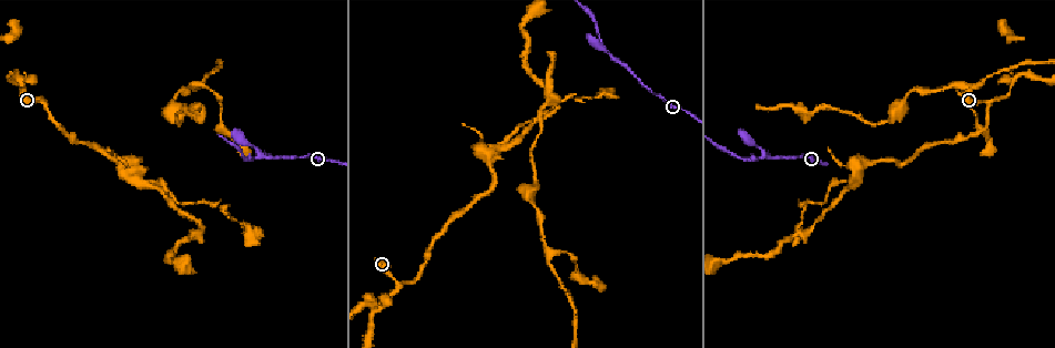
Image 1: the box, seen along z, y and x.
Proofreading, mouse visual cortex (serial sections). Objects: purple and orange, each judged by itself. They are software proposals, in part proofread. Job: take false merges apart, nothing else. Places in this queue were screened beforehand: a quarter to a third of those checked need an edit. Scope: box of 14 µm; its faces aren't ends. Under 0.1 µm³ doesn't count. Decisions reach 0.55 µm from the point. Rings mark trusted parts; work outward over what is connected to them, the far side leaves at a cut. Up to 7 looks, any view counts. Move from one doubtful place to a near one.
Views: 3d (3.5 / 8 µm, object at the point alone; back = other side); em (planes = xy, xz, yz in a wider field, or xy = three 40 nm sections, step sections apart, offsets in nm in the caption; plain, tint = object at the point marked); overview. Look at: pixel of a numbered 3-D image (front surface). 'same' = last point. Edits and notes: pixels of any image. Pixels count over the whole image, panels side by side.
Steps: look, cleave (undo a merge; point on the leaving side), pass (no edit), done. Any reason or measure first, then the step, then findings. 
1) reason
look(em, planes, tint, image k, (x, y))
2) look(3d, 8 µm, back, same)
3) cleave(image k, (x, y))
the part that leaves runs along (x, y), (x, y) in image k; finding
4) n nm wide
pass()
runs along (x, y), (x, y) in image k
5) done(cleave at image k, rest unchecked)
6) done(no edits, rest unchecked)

branch point
look(3d, 3.5 µm, image 1, (259, 158))

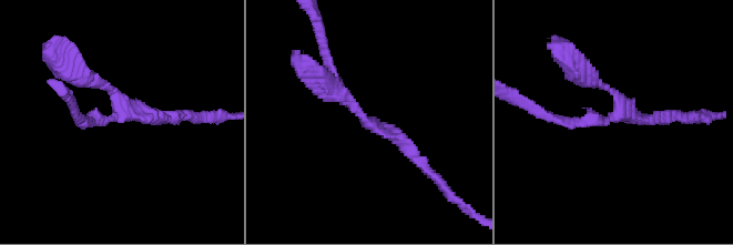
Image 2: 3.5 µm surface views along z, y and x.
3 arms; arms of 150, 150, 150 nm; need the tissue
look(em, xy, step 2, tint, image 2, (623, 115))

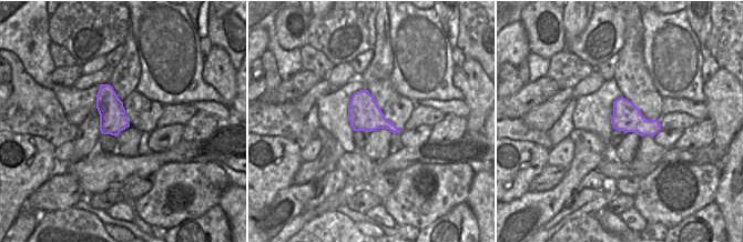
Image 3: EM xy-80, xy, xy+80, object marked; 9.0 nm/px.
pass()
runs along (427, 171), (328, 85) in image 2; one cell here

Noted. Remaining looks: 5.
a narrow waist
look(3d, 8 µm, back, image 1, (398, 283))

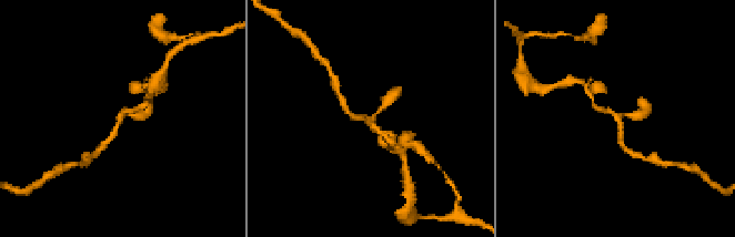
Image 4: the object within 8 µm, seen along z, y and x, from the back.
3 arms; arms of 150, 200, 350 nm; now the EM
look(em, xy, step 3, tint, image 4, (121, 119))

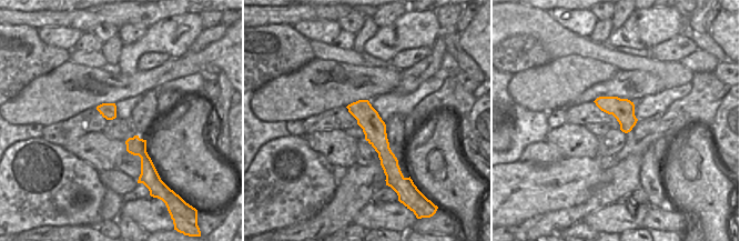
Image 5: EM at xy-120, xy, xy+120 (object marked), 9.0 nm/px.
pass()
runs along (351, 107), (375, 130), (389, 177) in image 5; one cell here

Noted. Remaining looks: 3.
abrupt turn
look(3d, 3.5 µm, image 1, (371, 313))

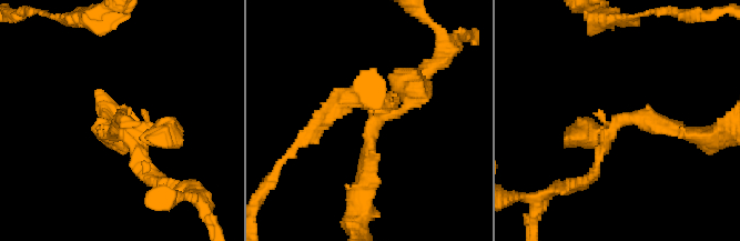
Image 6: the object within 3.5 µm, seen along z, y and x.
now the EM
look(em, planes, tint, image 6, (124, 122))

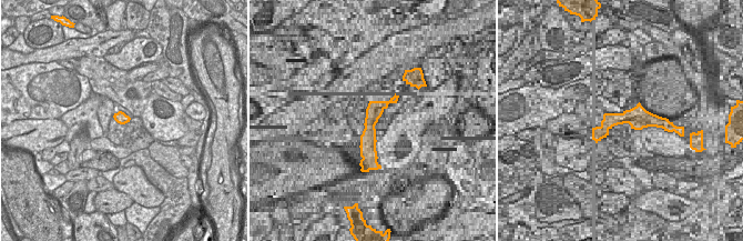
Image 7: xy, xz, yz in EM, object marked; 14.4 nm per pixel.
look(em, xy, step 2, tint, same)

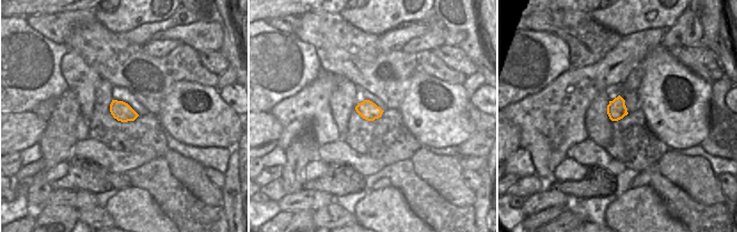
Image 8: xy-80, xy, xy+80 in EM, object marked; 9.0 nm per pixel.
pass()
runs along (585, 181), (621, 120), (687, 133) in image 6; one cell here

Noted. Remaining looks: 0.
done(no edits, rest unchecked)

